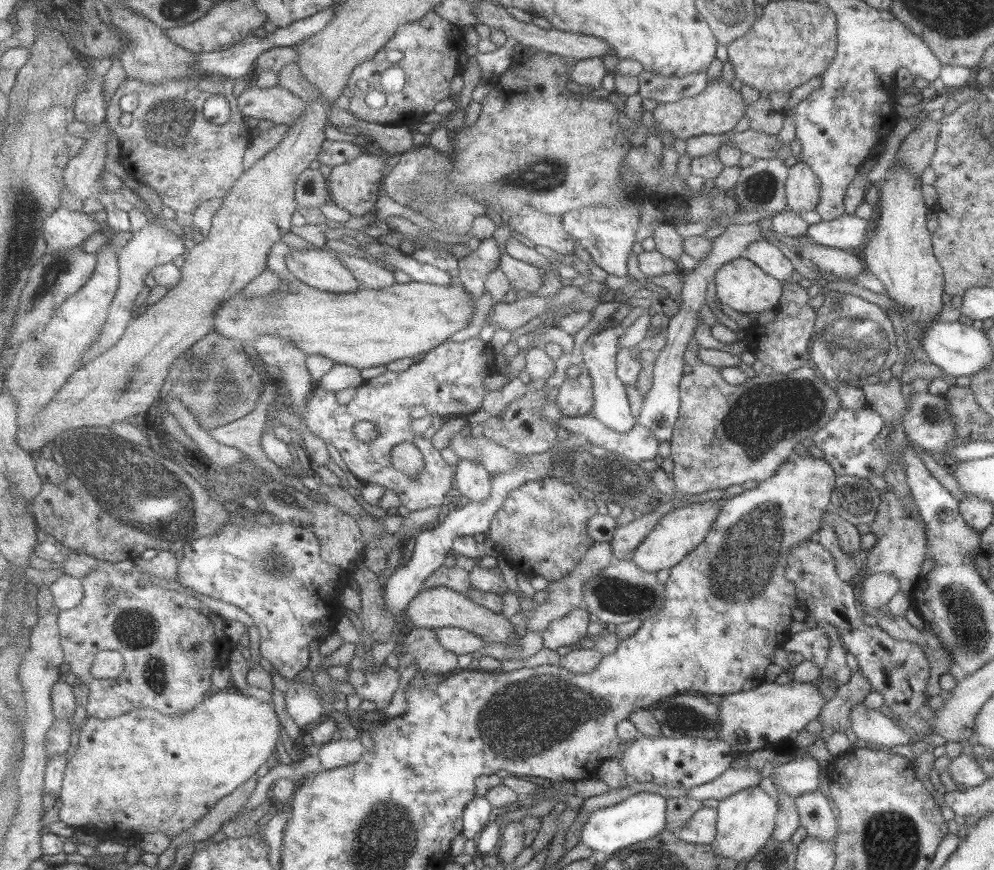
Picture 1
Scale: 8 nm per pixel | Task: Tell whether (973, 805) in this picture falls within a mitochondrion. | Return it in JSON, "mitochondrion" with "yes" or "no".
{"mitochondrion":"no"}

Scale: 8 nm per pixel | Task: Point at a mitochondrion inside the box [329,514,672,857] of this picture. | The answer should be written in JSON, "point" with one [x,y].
{"point":[533,717]}

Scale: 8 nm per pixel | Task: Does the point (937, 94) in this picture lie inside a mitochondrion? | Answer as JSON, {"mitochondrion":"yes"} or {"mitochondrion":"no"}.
{"mitochondrion":"no"}

